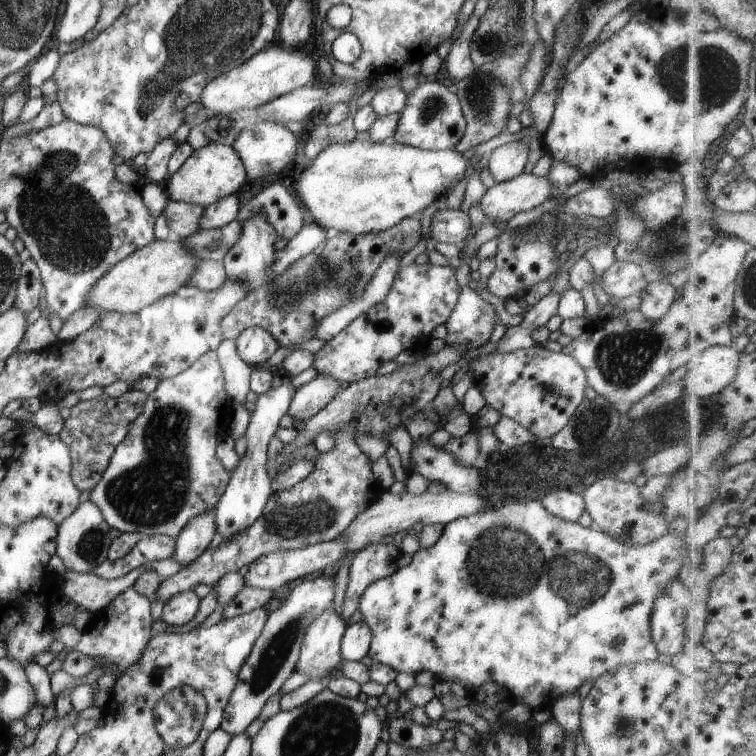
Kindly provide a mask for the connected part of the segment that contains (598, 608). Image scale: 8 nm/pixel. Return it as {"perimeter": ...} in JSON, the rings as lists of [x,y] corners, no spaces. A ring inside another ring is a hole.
{"perimeter":[[[538,500],[503,504],[498,508],[490,508],[480,513],[459,517],[443,526],[437,542],[426,549],[418,549],[412,554],[409,564],[402,566],[386,577],[372,582],[358,600],[358,610],[362,621],[368,626],[372,637],[367,656],[372,662],[390,666],[396,672],[421,671],[431,672],[437,681],[469,684],[473,688],[493,682],[506,690],[512,700],[533,708],[549,709],[550,704],[565,693],[577,691],[584,681],[594,681],[603,673],[615,670],[621,665],[640,662],[651,662],[657,658],[657,650],[651,642],[650,612],[653,599],[671,580],[683,577],[687,573],[689,556],[698,553],[688,552],[688,543],[683,540],[682,532],[669,532],[648,542],[646,545],[628,546],[612,539],[603,531],[592,527],[583,527],[577,521],[568,521],[547,512]]]}

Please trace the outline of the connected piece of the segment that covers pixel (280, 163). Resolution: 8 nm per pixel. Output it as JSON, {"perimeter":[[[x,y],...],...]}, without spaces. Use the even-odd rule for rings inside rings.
{"perimeter":[[[261,122],[241,130],[231,146],[241,159],[241,162],[243,162],[246,172],[246,183],[251,183],[255,179],[276,174],[277,170],[281,170],[285,164],[293,160],[296,143],[297,136],[289,132],[281,124]]]}

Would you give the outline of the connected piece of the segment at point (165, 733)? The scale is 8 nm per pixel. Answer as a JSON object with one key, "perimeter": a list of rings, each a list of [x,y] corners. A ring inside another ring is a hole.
{"perimeter":[[[191,686],[168,690],[152,708],[152,721],[164,745],[178,749],[193,742],[206,715],[206,700]]]}

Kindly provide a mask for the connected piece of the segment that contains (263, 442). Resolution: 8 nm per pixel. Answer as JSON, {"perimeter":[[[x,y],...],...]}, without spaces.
{"perimeter":[[[285,380],[279,386],[271,387],[267,392],[257,396],[245,430],[246,449],[237,466],[232,470],[227,486],[213,508],[215,534],[208,544],[209,547],[214,547],[219,544],[219,541],[247,528],[261,514],[263,506],[266,505],[267,497],[271,494],[270,479],[267,477],[266,471],[266,461],[268,460],[265,454],[266,446],[277,430],[277,423],[281,416],[286,413],[296,390],[297,388],[291,385],[290,380]]]}

